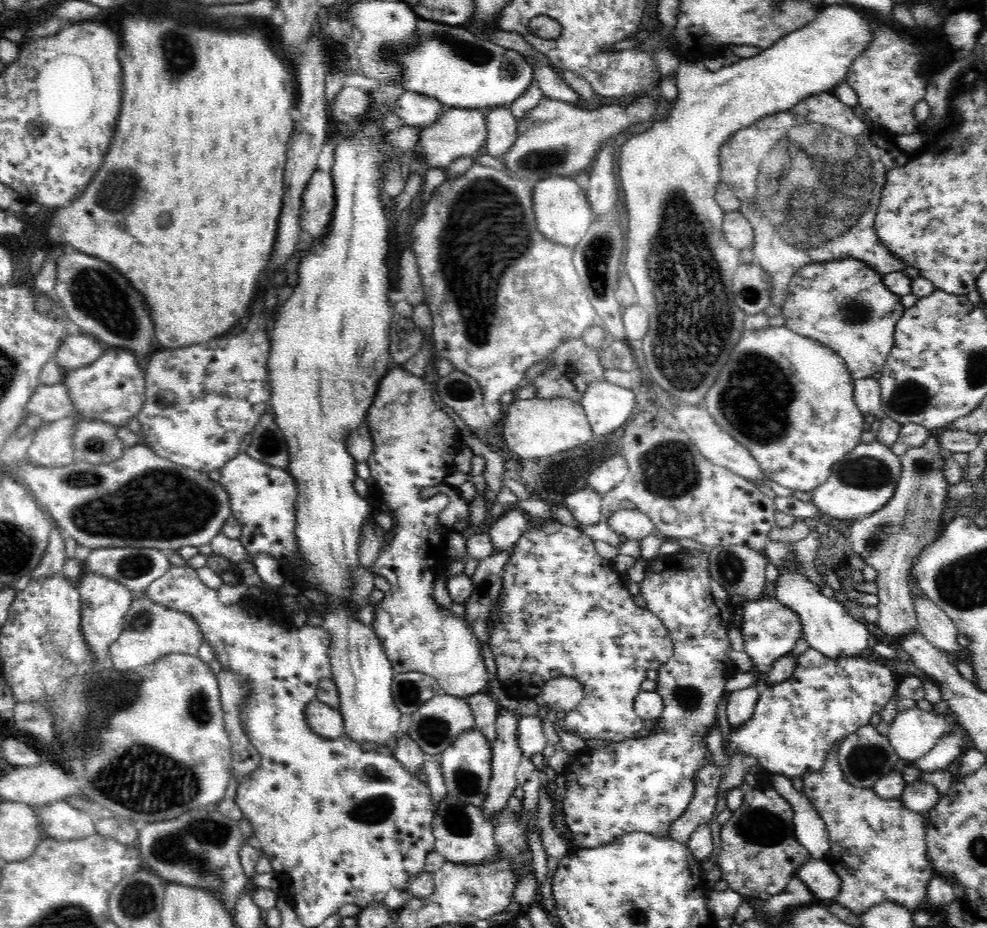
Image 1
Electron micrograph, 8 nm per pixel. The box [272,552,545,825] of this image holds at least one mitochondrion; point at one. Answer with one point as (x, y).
(432, 730)

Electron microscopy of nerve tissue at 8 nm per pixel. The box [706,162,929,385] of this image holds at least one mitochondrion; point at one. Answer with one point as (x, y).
(854, 311)

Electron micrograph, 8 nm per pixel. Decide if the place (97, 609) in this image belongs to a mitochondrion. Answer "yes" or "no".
no

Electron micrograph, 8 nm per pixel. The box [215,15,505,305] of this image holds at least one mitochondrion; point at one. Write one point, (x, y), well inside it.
(474, 53)

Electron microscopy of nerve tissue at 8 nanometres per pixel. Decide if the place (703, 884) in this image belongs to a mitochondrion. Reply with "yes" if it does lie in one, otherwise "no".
no

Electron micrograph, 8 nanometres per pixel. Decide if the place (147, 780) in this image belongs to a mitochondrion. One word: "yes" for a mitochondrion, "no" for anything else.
yes

